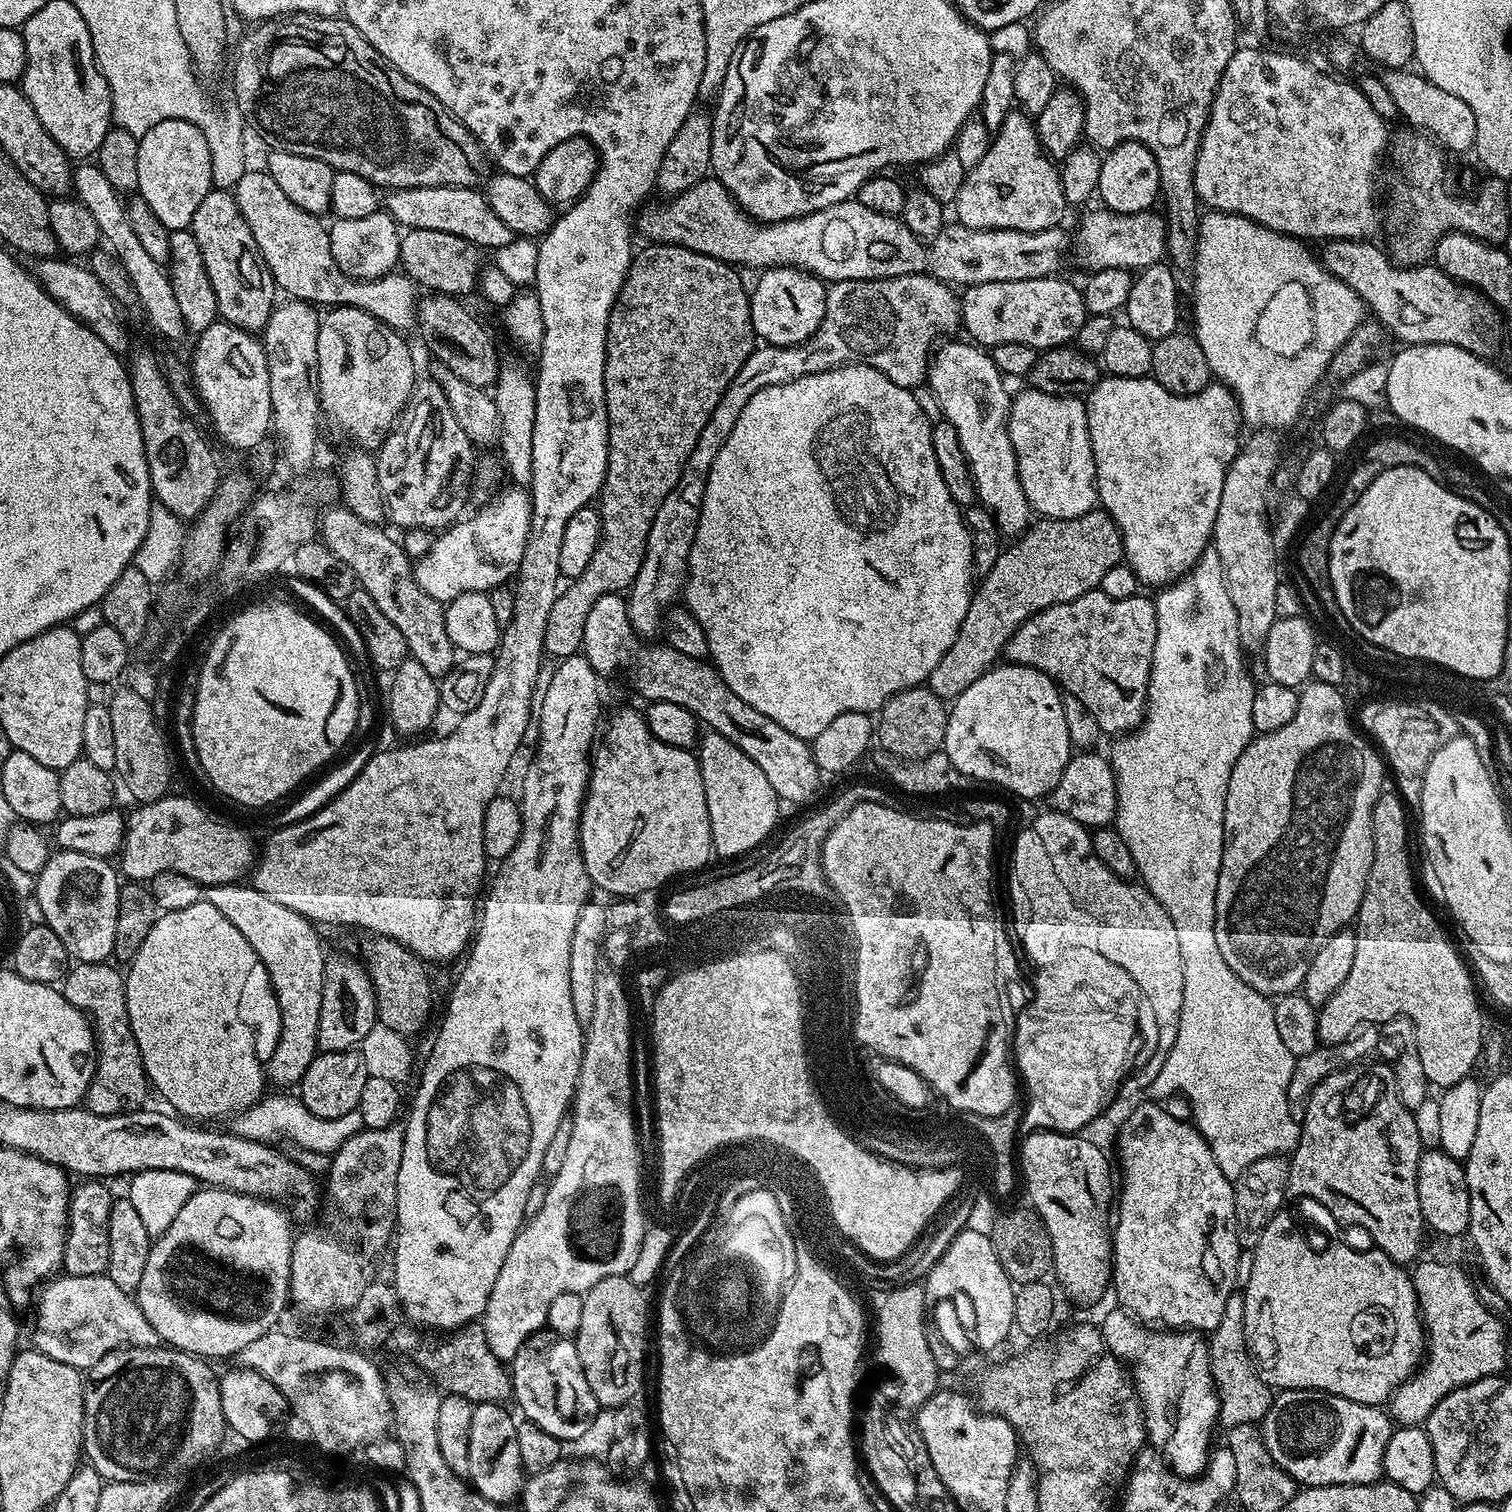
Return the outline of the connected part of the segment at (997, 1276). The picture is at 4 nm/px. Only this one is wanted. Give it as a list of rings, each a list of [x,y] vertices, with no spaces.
[[[968,1226],[953,1238],[928,1272],[931,1281],[926,1288],[936,1300],[953,1297],[956,1292],[968,1294],[974,1302],[975,1323],[980,1323],[985,1342],[1000,1344],[1014,1332],[1016,1288],[994,1250],[991,1235],[987,1231],[975,1232],[973,1228]]]

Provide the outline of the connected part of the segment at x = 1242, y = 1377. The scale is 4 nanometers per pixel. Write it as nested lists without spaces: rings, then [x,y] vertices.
[[[1233,1294],[1228,1299],[1226,1310],[1222,1310],[1222,1322],[1218,1322],[1218,1326],[1210,1334],[1210,1340],[1212,1344],[1210,1343],[1208,1348],[1208,1360],[1215,1383],[1215,1393],[1220,1400],[1219,1427],[1227,1430],[1234,1426],[1263,1421],[1272,1405],[1274,1392],[1256,1372],[1256,1365],[1252,1363],[1252,1355],[1248,1352],[1243,1295]]]

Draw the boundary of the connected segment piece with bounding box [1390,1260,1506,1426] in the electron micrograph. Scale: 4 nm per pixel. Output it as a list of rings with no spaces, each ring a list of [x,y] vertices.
[[[1436,1260],[1419,1261],[1412,1270],[1412,1285],[1415,1286],[1417,1307],[1422,1315],[1426,1333],[1426,1355],[1418,1371],[1409,1376],[1390,1397],[1390,1416],[1400,1426],[1420,1426],[1434,1410],[1434,1406],[1450,1394],[1454,1388],[1460,1388],[1470,1382],[1478,1382],[1487,1376],[1494,1376],[1505,1371],[1506,1336],[1504,1320],[1482,1305],[1477,1297],[1477,1285],[1458,1266]]]

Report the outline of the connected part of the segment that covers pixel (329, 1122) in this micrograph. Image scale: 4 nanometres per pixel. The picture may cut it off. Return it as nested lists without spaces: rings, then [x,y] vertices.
[[[265,1095],[257,1104],[251,1104],[245,1112],[235,1117],[234,1131],[238,1136],[245,1136],[247,1140],[263,1140],[276,1142],[279,1136],[293,1140],[300,1148],[308,1152],[337,1152],[354,1133],[364,1127],[362,1114],[357,1110],[350,1114],[342,1114],[342,1118],[318,1118],[318,1114],[310,1114],[306,1106],[295,1095],[271,1096]]]

